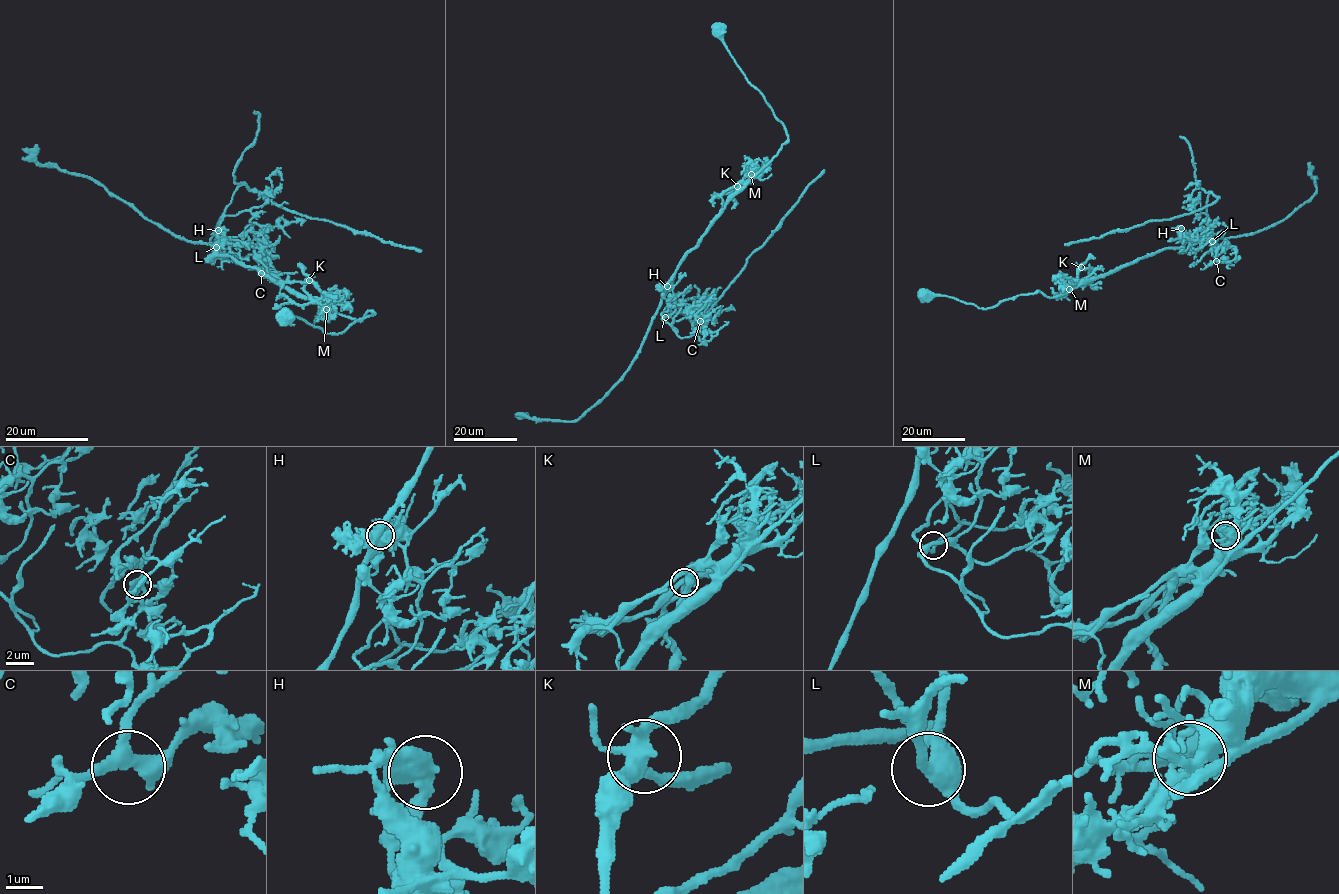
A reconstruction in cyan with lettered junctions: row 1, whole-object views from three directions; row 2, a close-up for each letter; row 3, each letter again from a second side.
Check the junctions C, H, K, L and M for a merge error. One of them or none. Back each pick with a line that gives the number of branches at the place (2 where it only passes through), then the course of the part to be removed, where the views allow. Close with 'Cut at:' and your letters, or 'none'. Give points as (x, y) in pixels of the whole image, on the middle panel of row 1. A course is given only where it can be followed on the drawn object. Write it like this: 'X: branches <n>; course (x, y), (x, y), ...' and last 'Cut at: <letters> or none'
H: branches 4; course (667, 286), (671, 289), (668, 300), (671, 312), (679, 312), (693, 322), (699, 322), (804, 190), (824, 170)
Cut at: H

